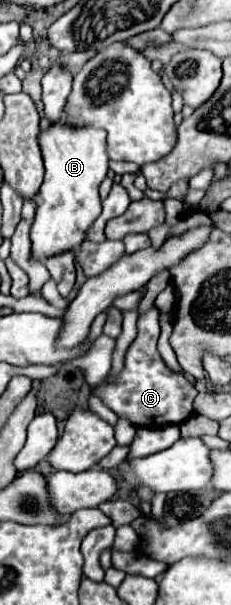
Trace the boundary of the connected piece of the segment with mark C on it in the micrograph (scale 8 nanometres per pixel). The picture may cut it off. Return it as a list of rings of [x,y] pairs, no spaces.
[[[152,306],[138,318],[138,336],[126,352],[124,370],[118,374],[116,386],[114,382],[106,380],[100,388],[94,390],[108,404],[110,410],[114,410],[118,416],[126,416],[134,426],[162,428],[168,424],[180,424],[194,414],[192,400],[196,396],[196,388],[184,376],[168,372],[156,350],[158,336],[160,336],[158,308]]]

